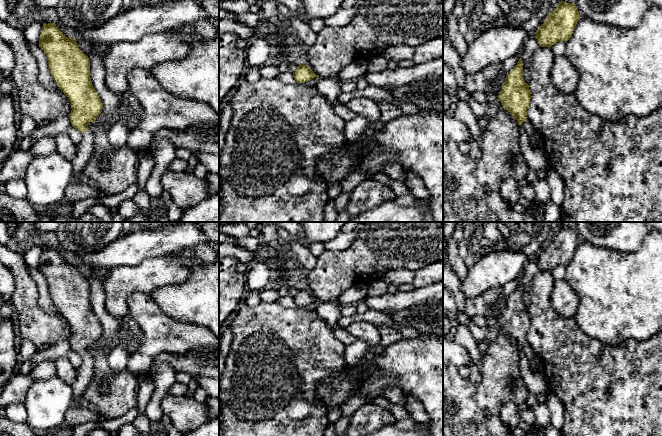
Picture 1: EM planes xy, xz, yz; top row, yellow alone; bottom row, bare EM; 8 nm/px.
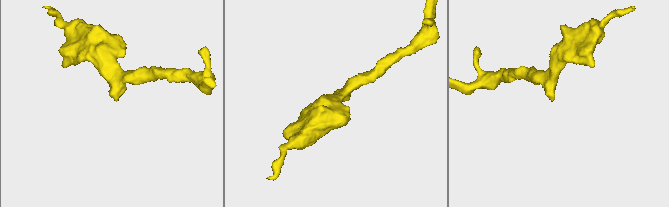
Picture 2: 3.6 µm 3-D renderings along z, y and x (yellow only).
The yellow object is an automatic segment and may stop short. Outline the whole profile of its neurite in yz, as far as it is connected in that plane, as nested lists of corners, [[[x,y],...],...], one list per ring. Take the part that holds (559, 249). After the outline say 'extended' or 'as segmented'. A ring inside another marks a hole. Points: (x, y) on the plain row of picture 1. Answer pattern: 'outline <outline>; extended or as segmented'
outline [[[561,224],[535,256],[539,270],[551,271],[559,265],[567,266],[579,244],[580,240],[575,228]]]; as segmented

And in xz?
outline [[[299,288],[298,292],[293,296],[297,307],[305,307],[318,300],[310,293],[308,289]]]; as segmented

